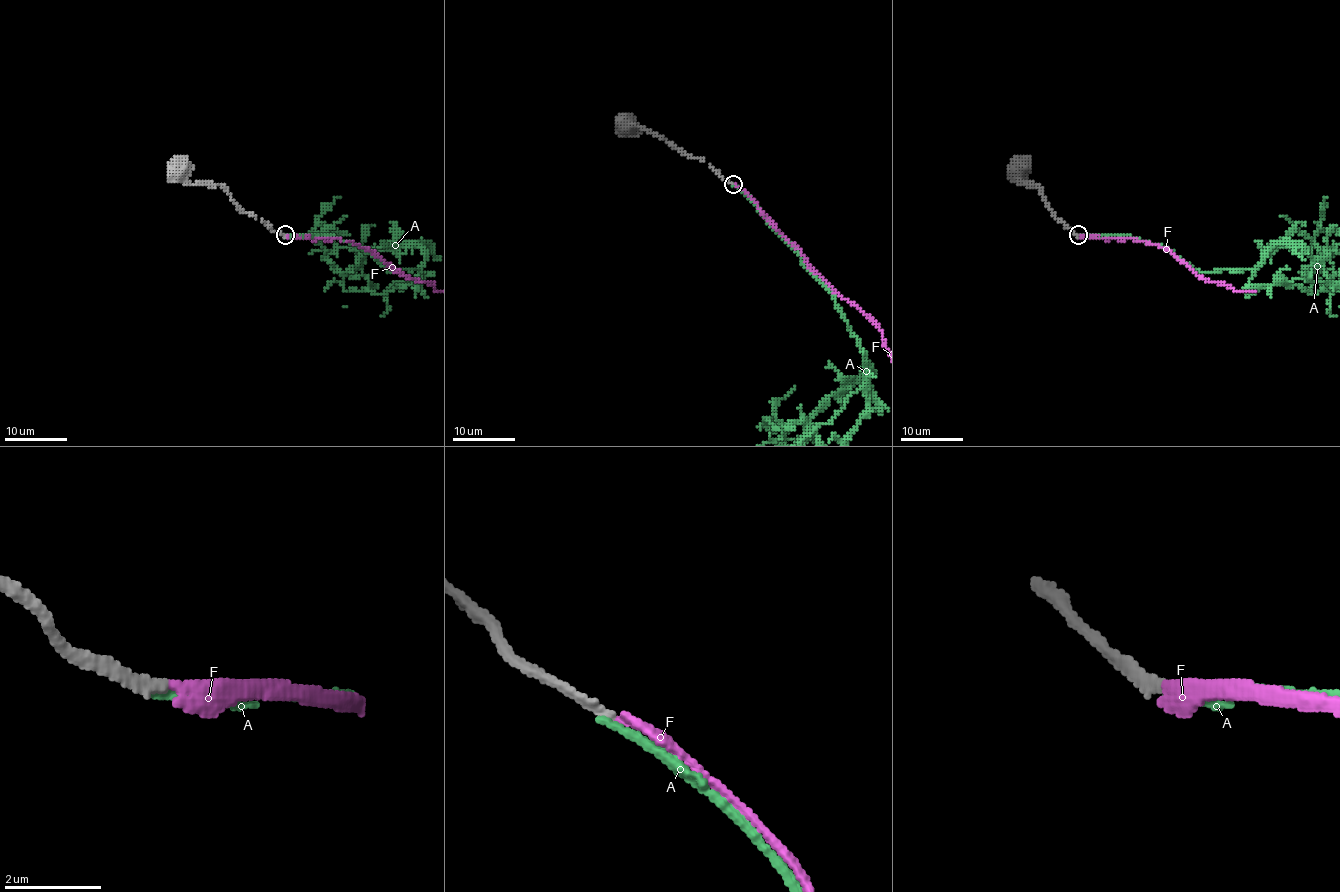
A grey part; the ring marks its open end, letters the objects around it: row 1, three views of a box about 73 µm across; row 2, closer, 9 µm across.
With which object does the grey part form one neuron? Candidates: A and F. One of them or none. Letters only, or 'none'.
F

